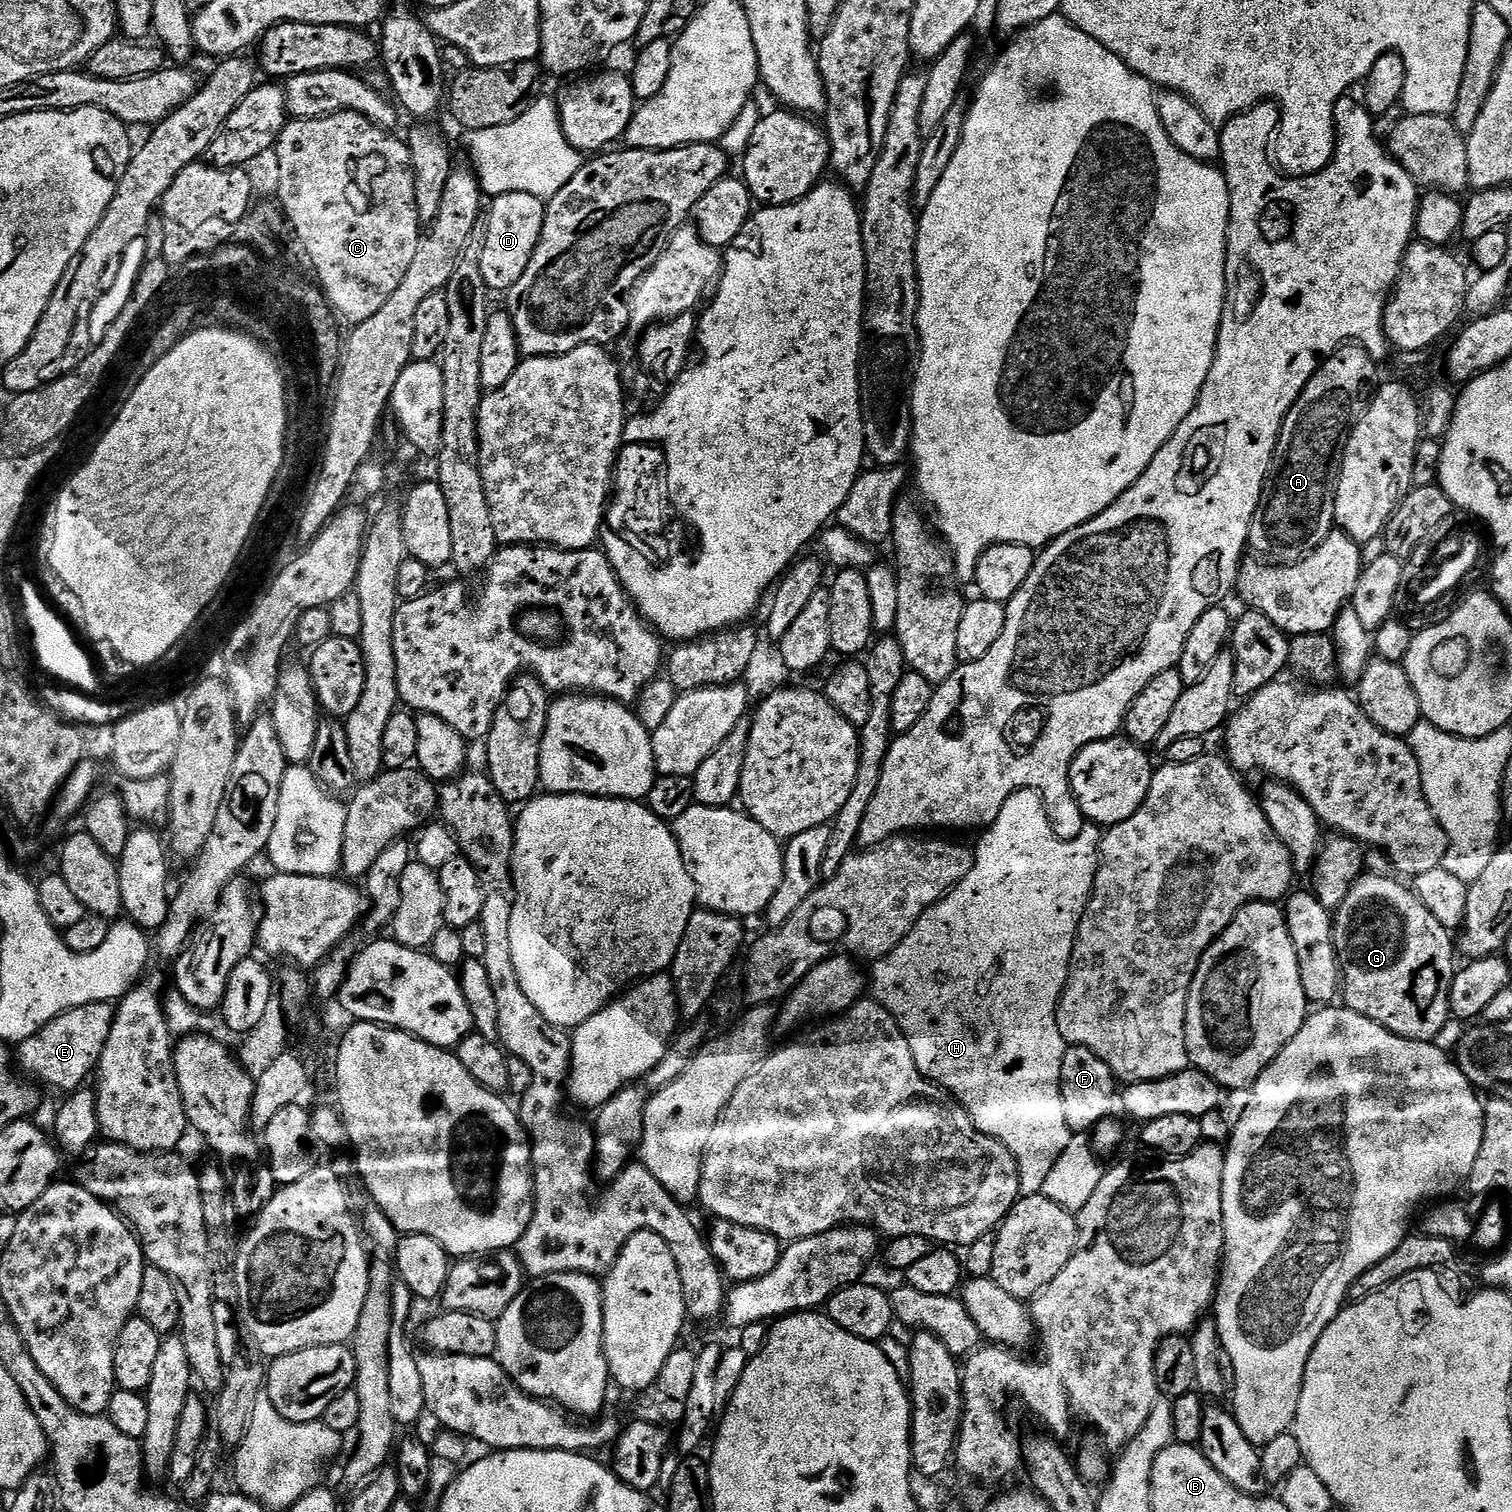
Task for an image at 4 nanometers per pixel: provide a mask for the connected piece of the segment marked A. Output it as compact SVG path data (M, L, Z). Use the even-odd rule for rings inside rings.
M1345 346L1339 348L1329 360L1325 360L1323 366L1312 375L1310 382L1306 382L1302 394L1284 419L1272 459L1272 470L1248 531L1248 548L1256 551L1253 553L1257 557L1272 562L1295 562L1313 552L1334 531L1336 481L1340 479L1340 467L1350 434L1376 395L1378 381L1381 379L1376 368L1379 368L1378 362L1367 350L1359 346Z

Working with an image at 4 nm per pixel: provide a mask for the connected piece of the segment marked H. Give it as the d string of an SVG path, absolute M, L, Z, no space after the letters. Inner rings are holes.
M1023 788L1006 798L1002 810L998 810L998 818L994 818L990 827L983 829L981 836L984 837L974 844L970 874L966 874L966 878L962 878L959 886L953 888L947 896L926 909L922 918L918 918L916 925L908 931L906 939L883 957L885 960L875 961L877 964L872 968L872 976L870 972L870 996L879 1004L883 1004L884 1009L898 1022L906 1042L910 1042L910 1054L914 1054L914 1062L921 1074L955 1098L967 1110L979 1132L1009 1148L1018 1166L1021 1196L1038 1196L1044 1191L1050 1170L1058 1162L1059 1156L1066 1150L1074 1135L1070 1126L1066 1126L1066 1110L1062 1110L1060 1079L1066 1045L1058 1030L1056 1011L1060 995L1068 985L1068 967L1072 961L1076 931L1088 905L1088 899L1092 897L1096 872L1100 868L1102 832L1097 825L1088 822L1078 838L1060 840L1052 828L1052 819L1048 816L1048 809L1044 807L1042 797L1034 790Z

